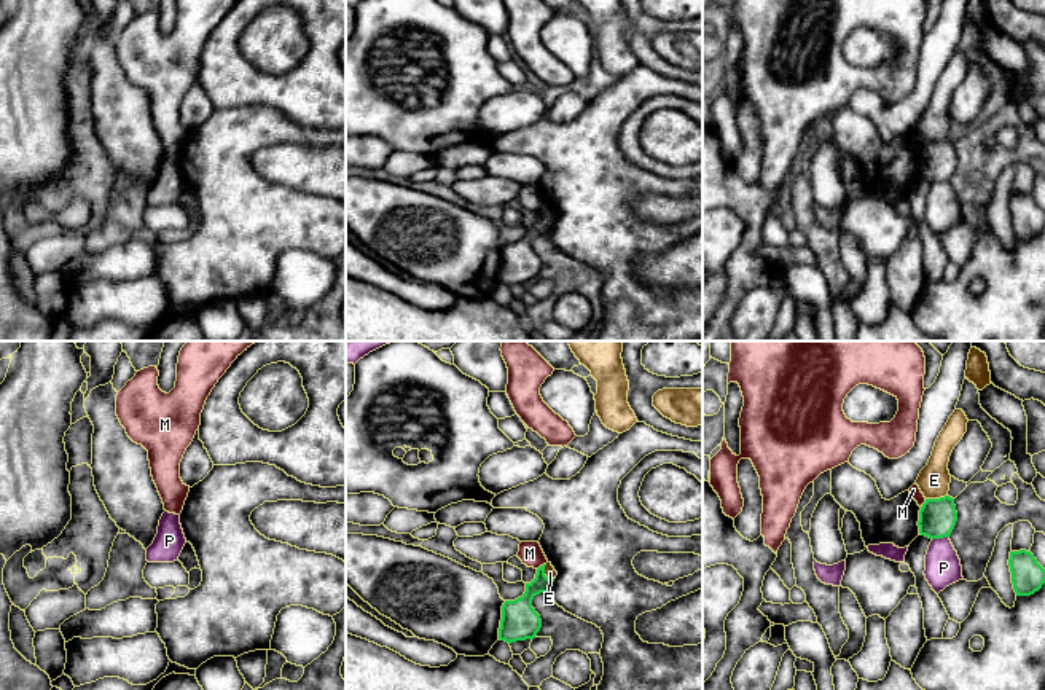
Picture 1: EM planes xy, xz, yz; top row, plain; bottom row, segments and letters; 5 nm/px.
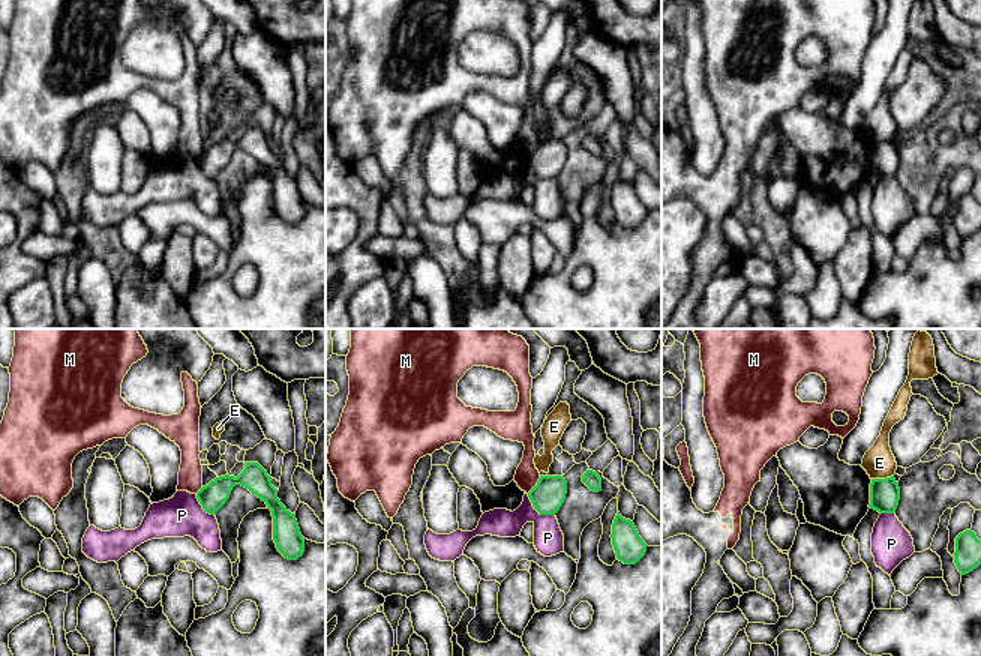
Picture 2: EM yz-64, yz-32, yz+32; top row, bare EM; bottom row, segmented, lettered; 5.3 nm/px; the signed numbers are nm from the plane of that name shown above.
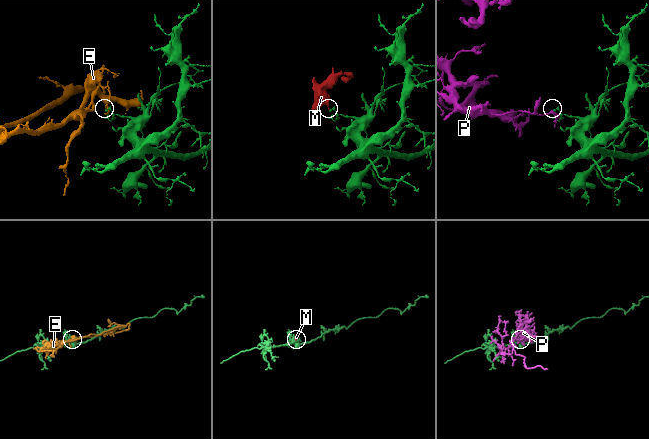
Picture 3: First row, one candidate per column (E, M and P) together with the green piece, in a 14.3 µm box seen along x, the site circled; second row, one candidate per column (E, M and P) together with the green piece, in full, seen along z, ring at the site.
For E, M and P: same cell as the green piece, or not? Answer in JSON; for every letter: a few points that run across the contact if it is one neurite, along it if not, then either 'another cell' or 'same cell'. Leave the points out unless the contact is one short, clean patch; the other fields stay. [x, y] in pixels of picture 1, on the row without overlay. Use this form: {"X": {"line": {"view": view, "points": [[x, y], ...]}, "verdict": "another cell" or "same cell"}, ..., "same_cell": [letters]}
{"E": {"verdict": "another cell"}, "M": {"line": {"view": "xz", "points": [[545, 206], [537, 212]]}, "verdict": "another cell"}, "P": {"verdict": "another cell"}, "same_cell": []}

